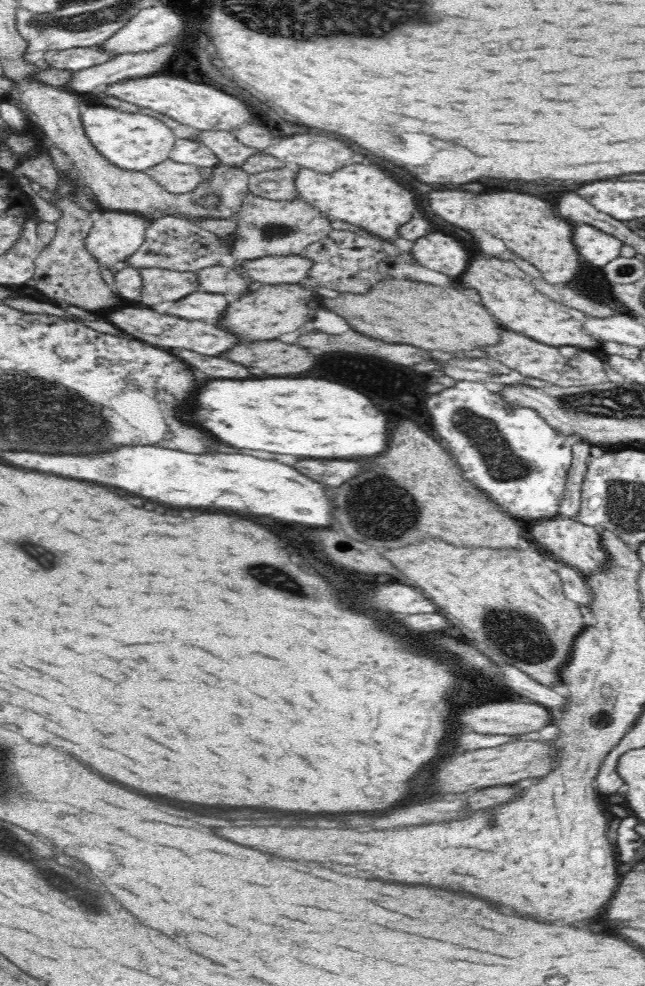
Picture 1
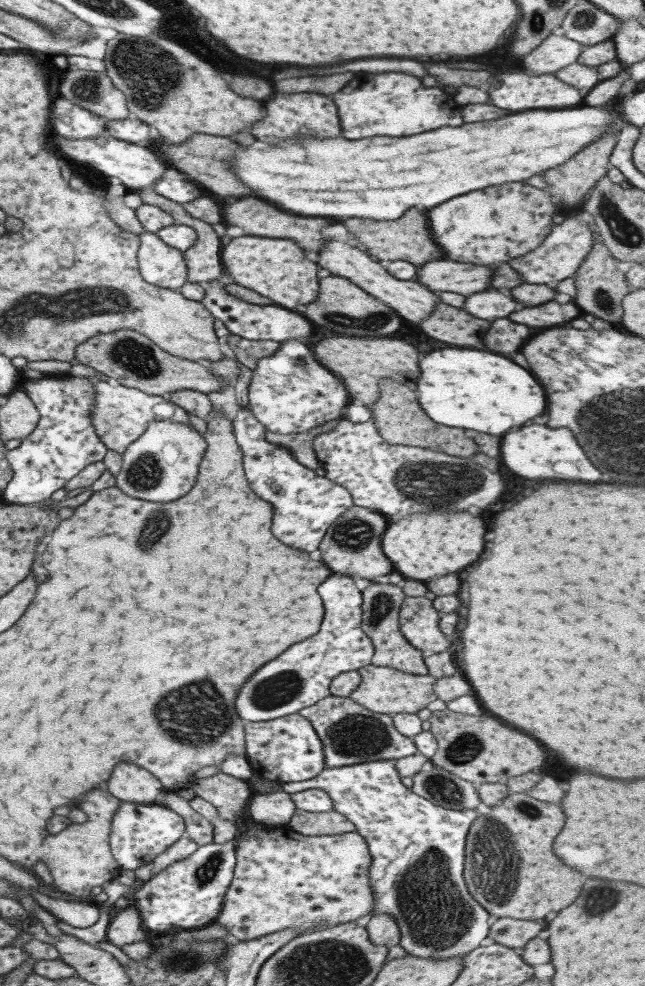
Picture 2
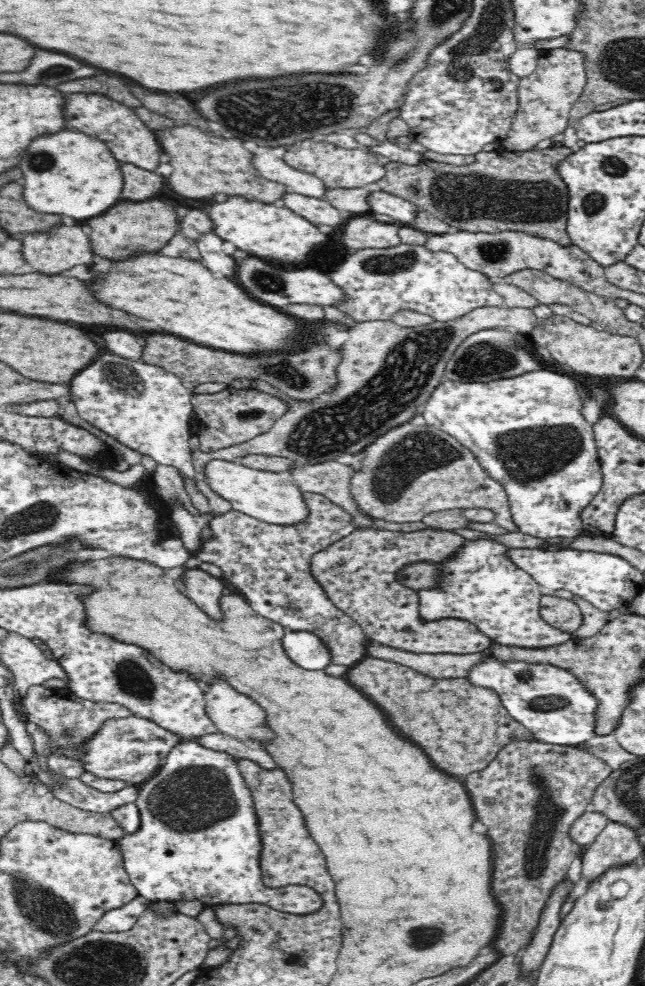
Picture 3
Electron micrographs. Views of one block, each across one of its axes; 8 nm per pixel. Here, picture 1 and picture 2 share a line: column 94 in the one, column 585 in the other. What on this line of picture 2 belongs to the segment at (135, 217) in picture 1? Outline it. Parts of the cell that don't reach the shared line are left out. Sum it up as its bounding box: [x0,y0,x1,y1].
[509,215,594,285]

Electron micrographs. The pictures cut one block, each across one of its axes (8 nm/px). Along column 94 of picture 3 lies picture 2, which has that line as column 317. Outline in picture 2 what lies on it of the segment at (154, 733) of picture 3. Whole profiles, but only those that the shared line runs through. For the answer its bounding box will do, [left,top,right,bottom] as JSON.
[244,713,326,784]

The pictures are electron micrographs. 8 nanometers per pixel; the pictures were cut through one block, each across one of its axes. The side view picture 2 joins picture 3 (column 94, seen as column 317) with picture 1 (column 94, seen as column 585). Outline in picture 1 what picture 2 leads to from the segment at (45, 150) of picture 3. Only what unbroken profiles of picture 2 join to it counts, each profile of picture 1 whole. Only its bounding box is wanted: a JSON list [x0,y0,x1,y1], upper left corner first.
[82,105,177,172]

